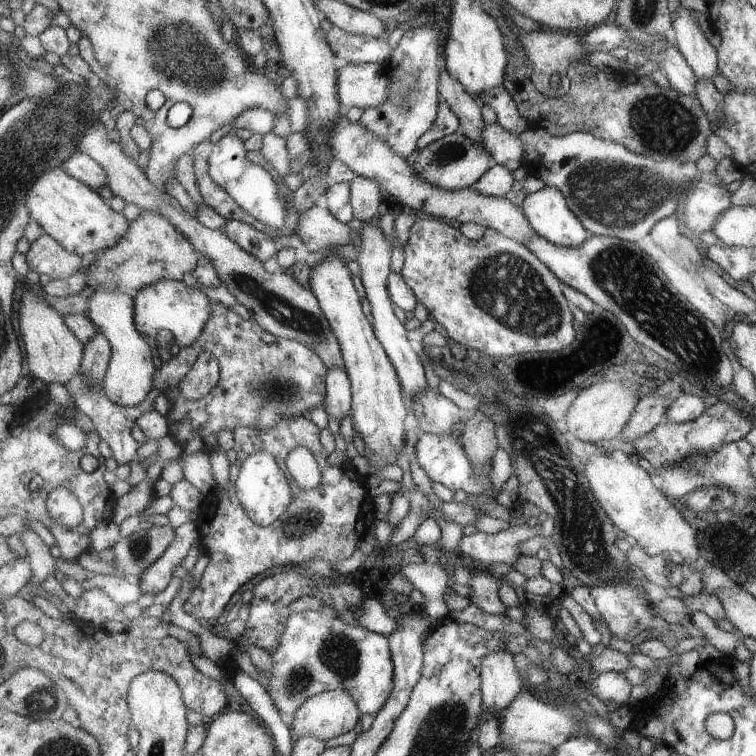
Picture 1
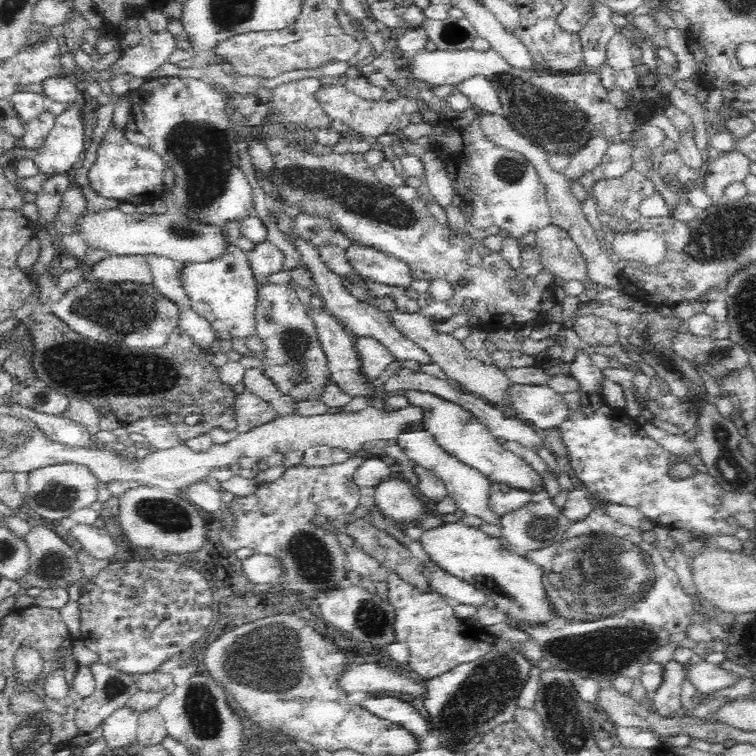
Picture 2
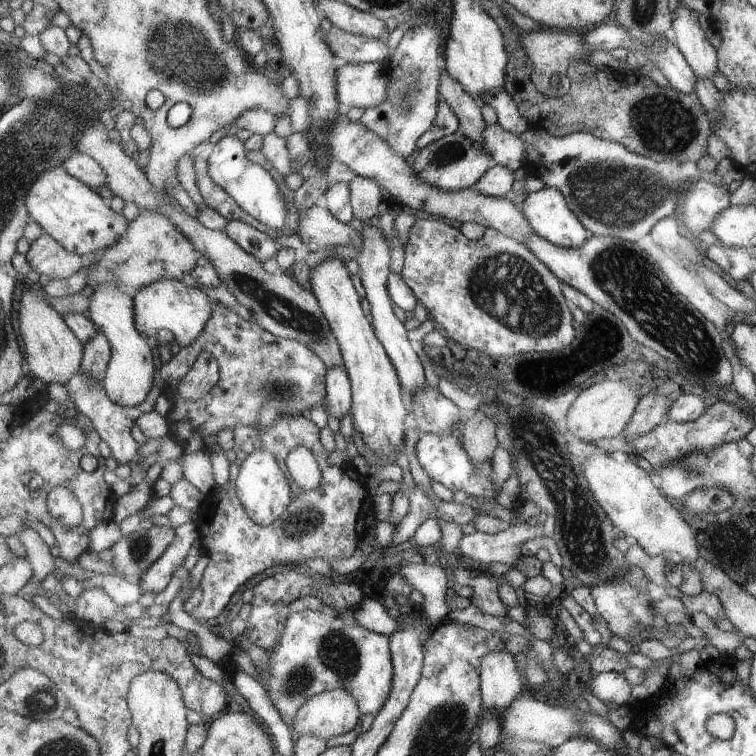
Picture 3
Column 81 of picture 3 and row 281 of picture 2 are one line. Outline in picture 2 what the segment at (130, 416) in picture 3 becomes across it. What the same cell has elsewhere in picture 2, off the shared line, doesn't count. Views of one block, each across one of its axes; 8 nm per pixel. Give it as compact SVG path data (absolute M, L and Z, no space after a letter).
M352 243L345 250L345 254L350 266L360 276L369 278L378 284L398 286L404 290L411 288L414 277L404 262L358 243Z

